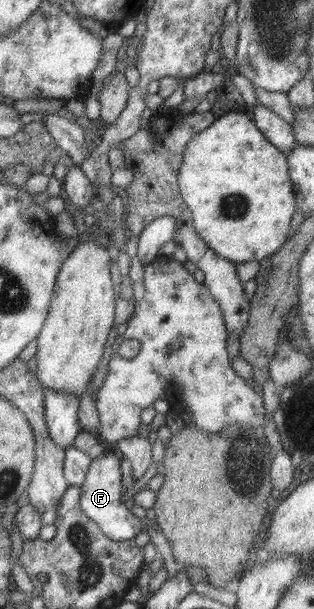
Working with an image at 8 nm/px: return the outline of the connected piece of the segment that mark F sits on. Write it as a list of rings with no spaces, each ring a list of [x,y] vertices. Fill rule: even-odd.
[[[109,450],[92,459],[85,479],[79,486],[80,494],[78,497],[81,511],[113,541],[133,540],[135,535],[141,531],[142,524],[129,509],[125,508],[121,500],[123,488],[121,487],[121,472],[119,470],[120,460]]]

